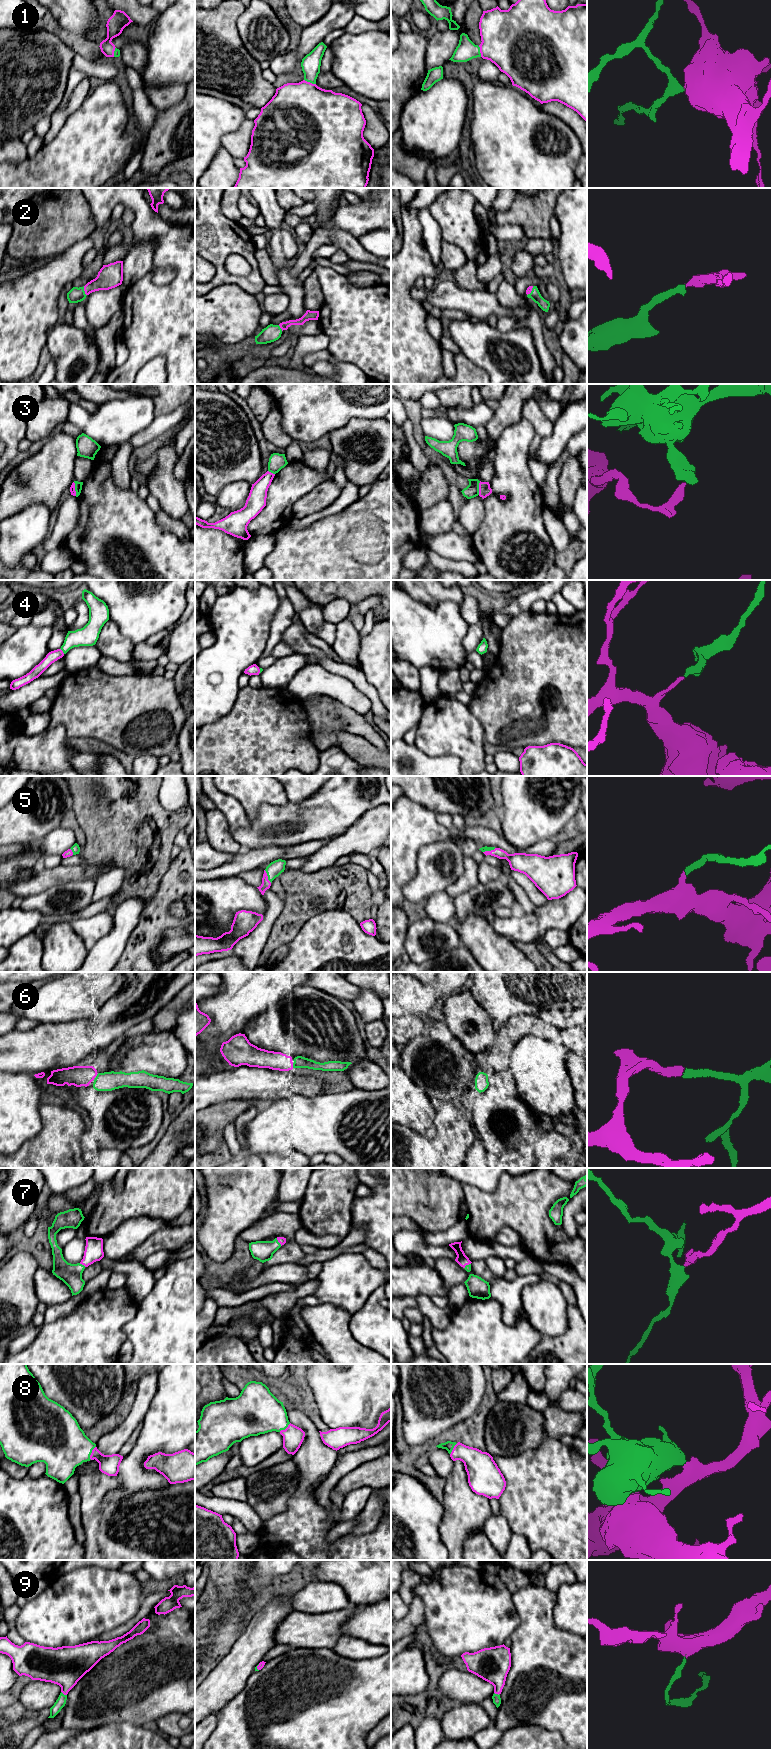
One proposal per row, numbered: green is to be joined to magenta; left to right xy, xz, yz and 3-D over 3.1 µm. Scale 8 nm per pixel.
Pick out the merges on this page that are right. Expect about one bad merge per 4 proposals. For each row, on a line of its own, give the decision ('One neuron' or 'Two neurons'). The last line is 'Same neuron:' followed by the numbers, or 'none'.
1: One neuron
2: One neuron
3: Two neurons
4: One neuron
5: One neuron
6: One neuron
7: One neuron
8: One neuron
9: One neuron
Same neuron: 1, 2, 4, 5, 6, 7, 8, 9

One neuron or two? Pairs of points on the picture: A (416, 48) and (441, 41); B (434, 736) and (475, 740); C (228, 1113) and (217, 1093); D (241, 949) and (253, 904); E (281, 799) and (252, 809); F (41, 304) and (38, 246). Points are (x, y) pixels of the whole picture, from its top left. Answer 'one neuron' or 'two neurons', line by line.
A: two neurons
B: one neuron
C: two neurons
D: two neurons
E: one neuron
F: two neurons

